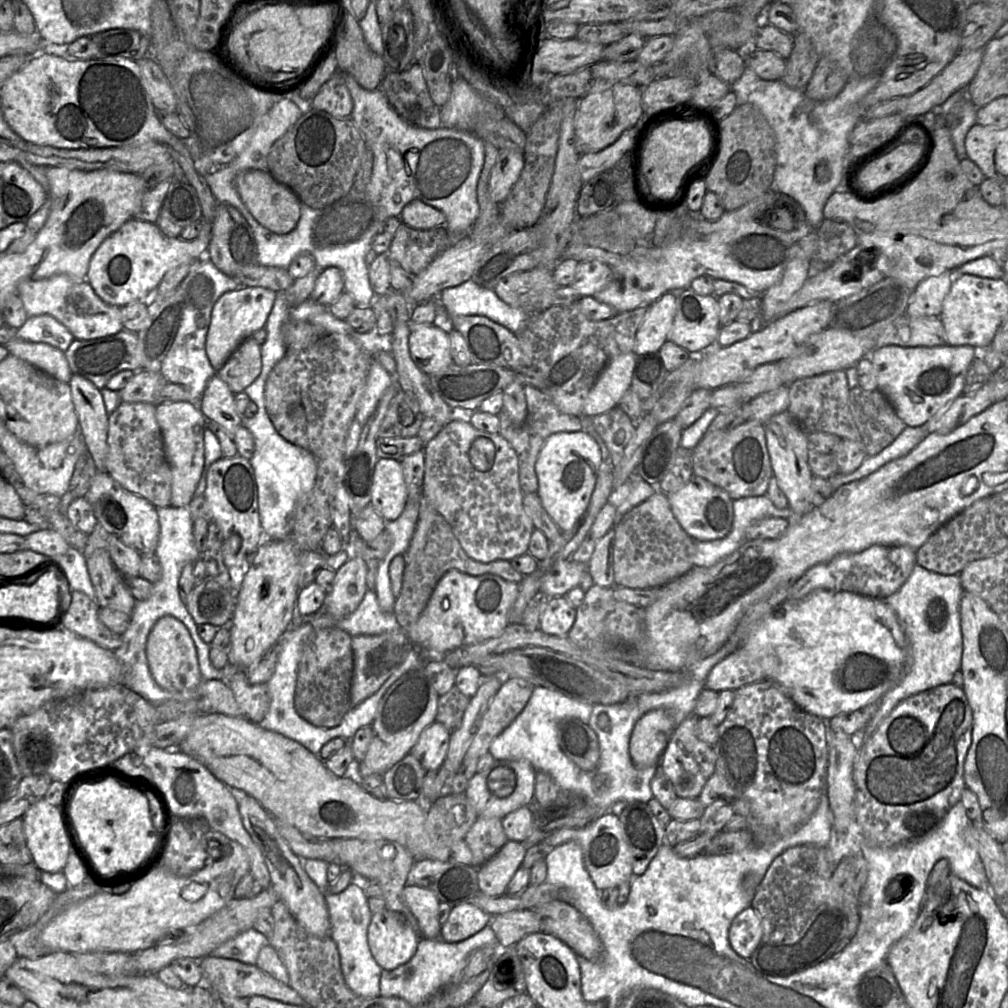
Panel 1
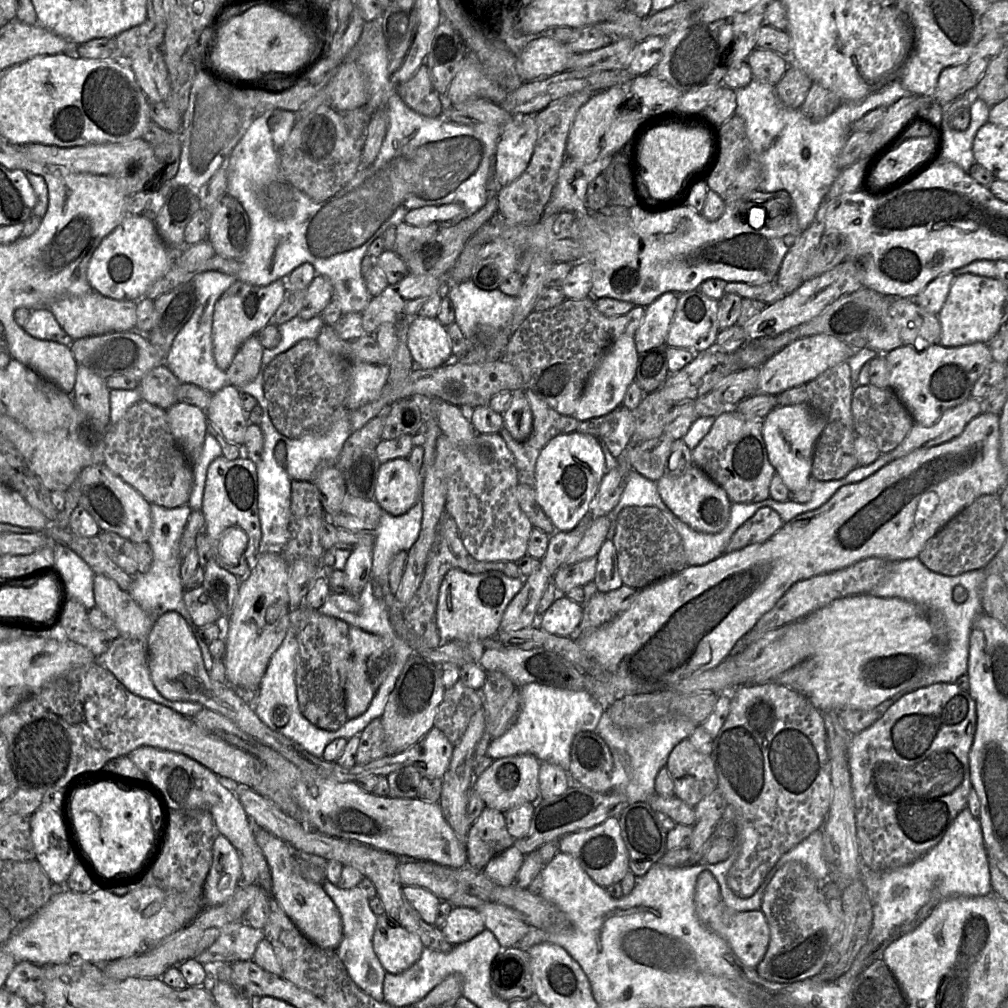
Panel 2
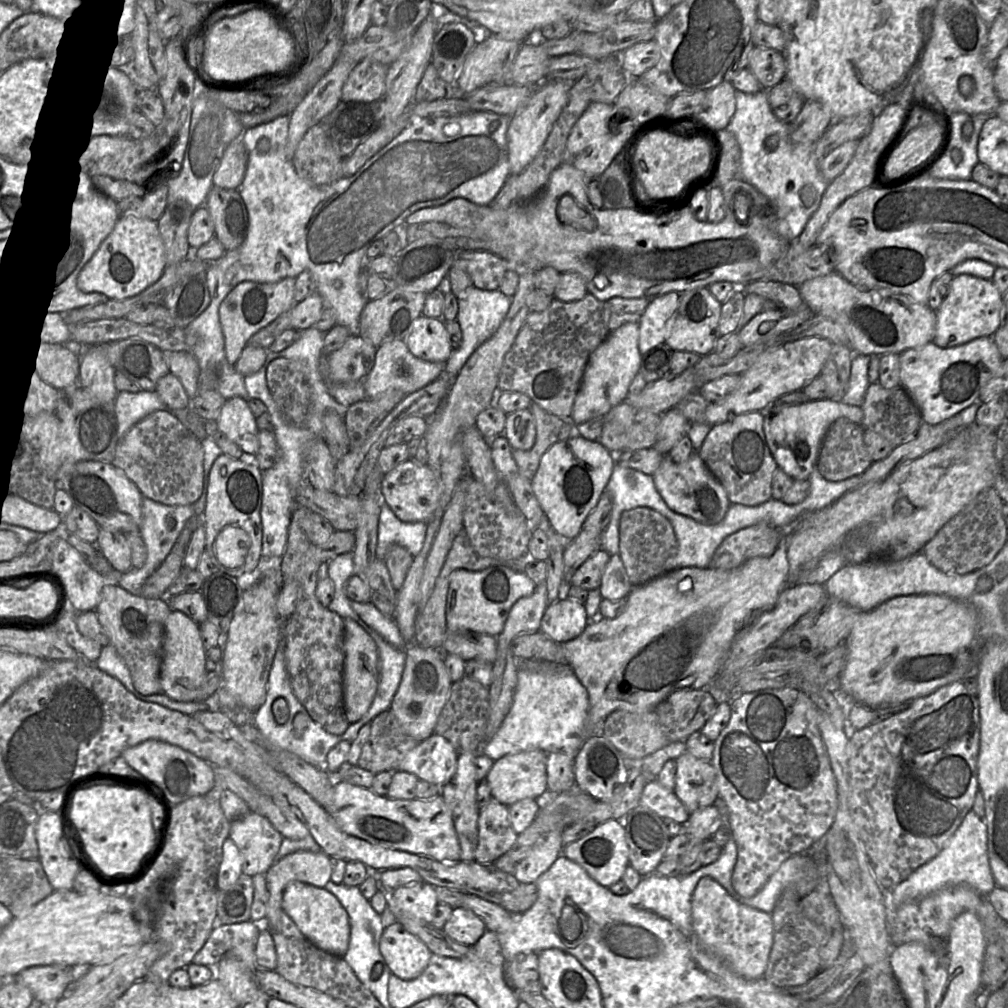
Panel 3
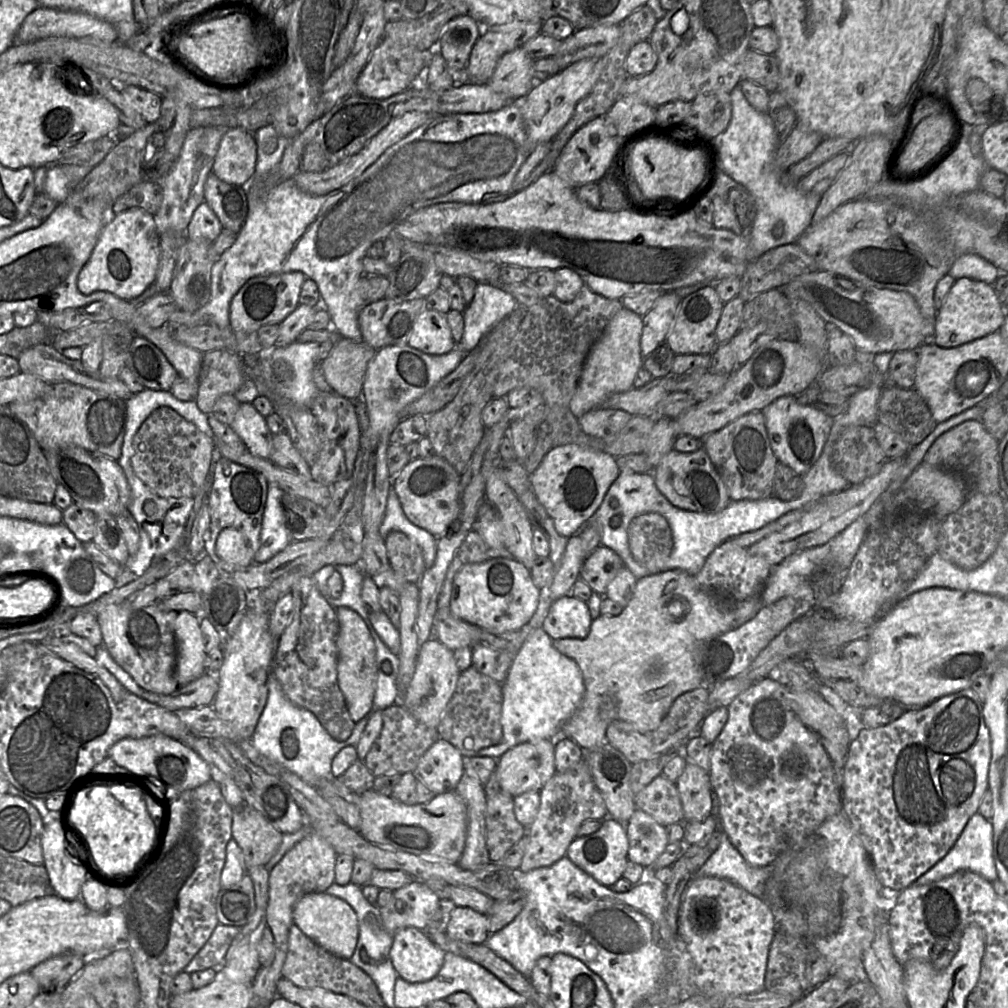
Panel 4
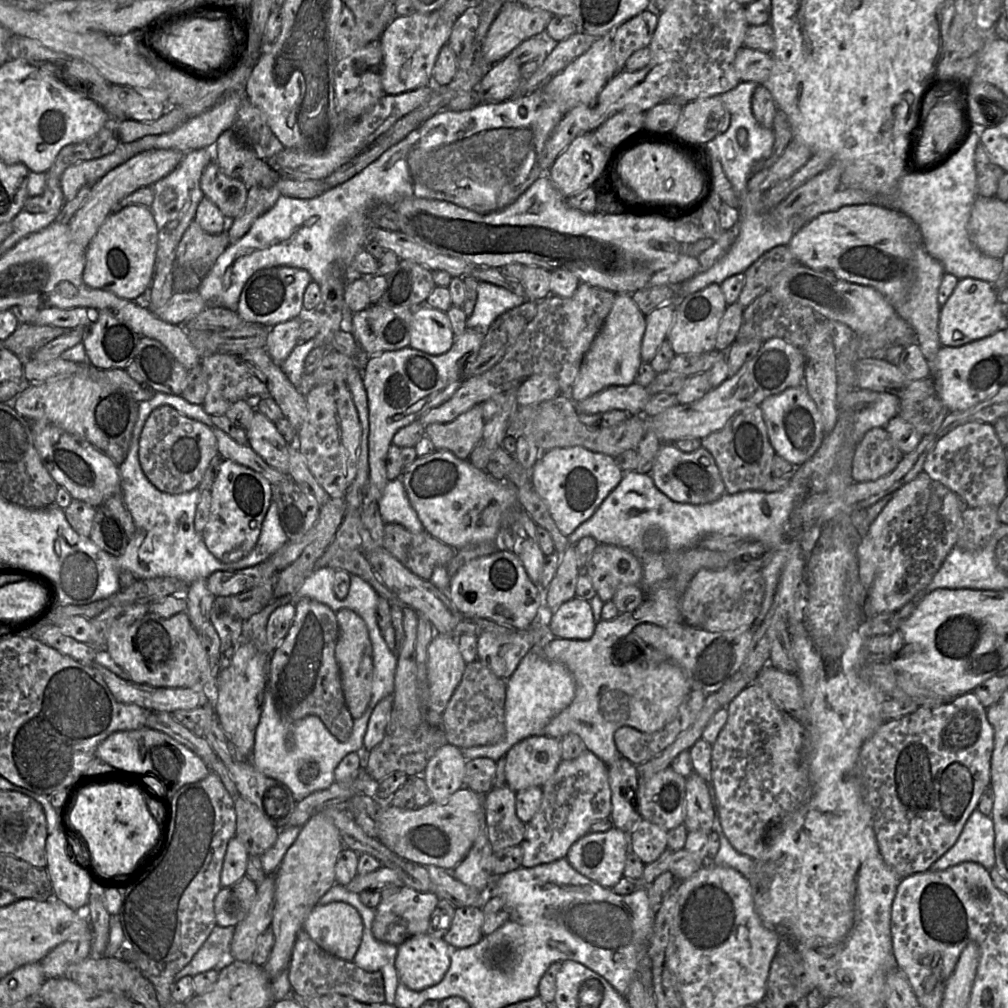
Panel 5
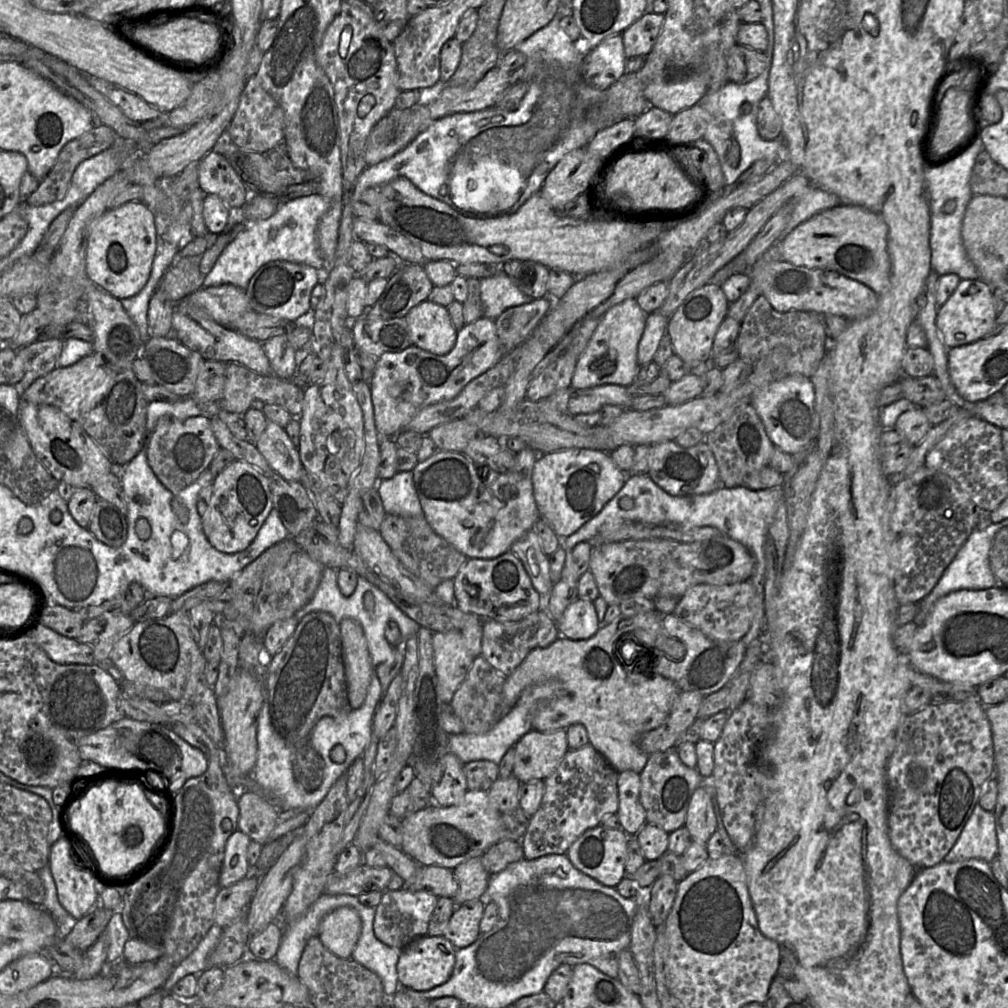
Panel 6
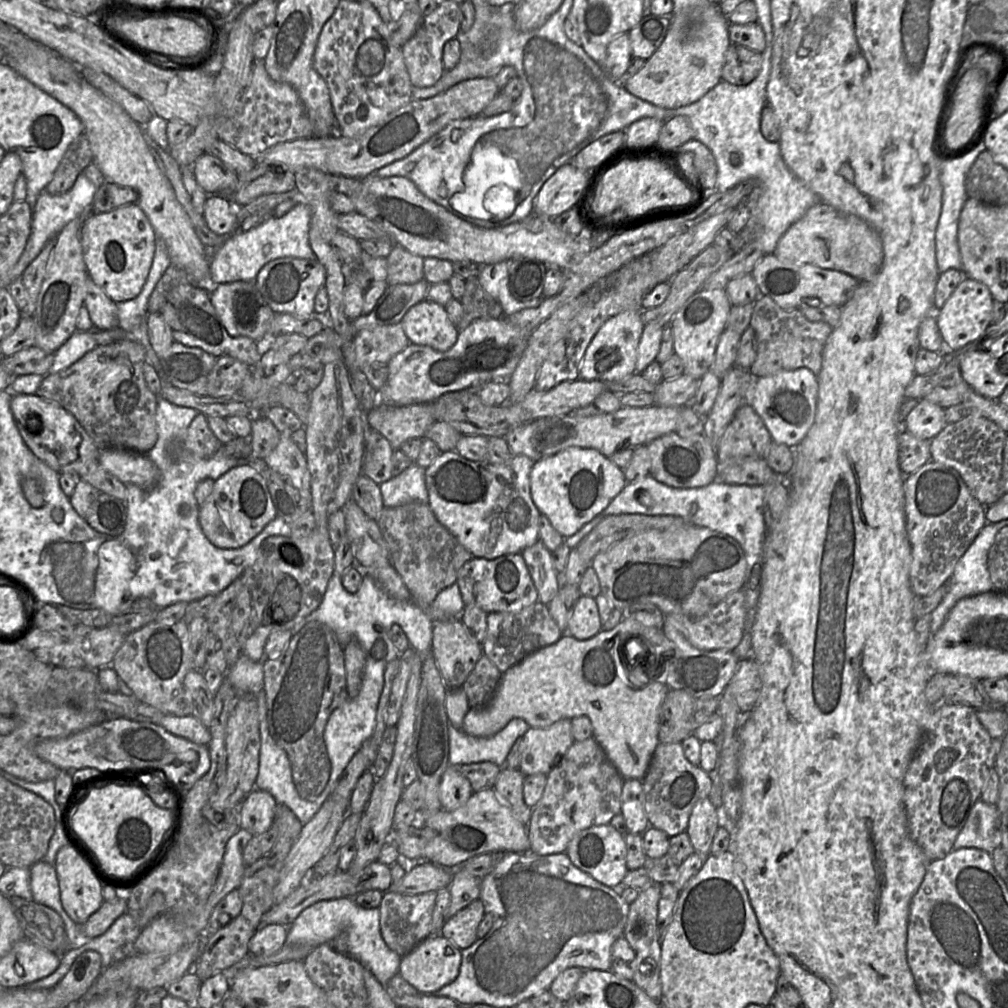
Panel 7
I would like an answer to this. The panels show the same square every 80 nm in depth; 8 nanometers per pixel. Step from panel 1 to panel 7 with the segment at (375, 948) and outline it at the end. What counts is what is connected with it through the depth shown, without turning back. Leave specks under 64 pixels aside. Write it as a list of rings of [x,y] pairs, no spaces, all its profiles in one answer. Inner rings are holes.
[[[430,935],[401,957],[399,974],[421,994],[433,994],[459,974],[461,950],[440,935]]]

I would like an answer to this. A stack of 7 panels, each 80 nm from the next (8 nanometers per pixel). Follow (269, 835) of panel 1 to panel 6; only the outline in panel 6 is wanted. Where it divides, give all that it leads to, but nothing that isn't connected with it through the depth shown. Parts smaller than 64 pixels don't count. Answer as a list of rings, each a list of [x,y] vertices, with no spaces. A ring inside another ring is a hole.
[[[340,907],[325,915],[317,937],[326,949],[339,958],[350,959],[361,934],[359,914],[350,907]]]

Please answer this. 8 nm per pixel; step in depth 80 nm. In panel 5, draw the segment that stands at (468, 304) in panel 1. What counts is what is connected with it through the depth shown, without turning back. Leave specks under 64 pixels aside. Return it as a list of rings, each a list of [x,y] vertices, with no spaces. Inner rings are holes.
[[[480,281],[474,310],[466,319],[466,328],[478,329],[484,334],[490,325],[506,311],[520,306],[526,300],[505,288]]]

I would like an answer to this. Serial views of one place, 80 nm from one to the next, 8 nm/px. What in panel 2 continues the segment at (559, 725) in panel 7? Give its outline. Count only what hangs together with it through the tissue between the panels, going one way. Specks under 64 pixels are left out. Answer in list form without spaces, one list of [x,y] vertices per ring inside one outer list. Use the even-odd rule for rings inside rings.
[[[515,755],[494,760],[481,775],[474,779],[472,788],[486,807],[508,812],[522,804],[536,803],[540,799],[539,770],[541,761],[534,755]]]

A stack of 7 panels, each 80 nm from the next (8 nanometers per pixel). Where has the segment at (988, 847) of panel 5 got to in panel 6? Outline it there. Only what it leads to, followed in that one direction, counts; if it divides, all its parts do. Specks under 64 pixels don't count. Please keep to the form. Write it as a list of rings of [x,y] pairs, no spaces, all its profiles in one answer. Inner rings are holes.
[[[978,804],[964,825],[954,846],[943,861],[956,862],[980,859],[991,863],[997,857],[998,841],[993,811],[986,811]]]

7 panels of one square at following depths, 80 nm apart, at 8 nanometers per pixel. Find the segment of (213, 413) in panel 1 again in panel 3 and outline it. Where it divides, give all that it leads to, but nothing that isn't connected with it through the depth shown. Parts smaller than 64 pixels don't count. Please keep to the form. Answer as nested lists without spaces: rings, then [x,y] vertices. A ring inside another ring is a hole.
[[[233,397],[226,399],[216,420],[219,429],[238,444],[249,457],[255,457],[259,450],[256,416],[246,399]]]

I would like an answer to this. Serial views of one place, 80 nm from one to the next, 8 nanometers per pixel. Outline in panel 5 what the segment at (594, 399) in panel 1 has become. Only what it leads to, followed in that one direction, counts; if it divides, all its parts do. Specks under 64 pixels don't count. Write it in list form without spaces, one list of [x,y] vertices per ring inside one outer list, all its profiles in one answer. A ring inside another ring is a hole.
[[[616,294],[610,313],[582,361],[569,393],[570,399],[576,403],[606,387],[633,384],[638,369],[643,363],[641,343],[645,328],[645,315],[639,310],[631,294]]]

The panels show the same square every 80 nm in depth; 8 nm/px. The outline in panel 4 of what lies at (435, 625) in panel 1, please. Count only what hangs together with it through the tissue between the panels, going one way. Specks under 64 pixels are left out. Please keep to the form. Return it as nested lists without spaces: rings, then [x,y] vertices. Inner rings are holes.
[[[497,557],[486,560],[482,563],[466,564],[457,572],[457,574],[454,577],[452,592],[450,596],[450,612],[457,618],[464,620],[469,624],[475,625],[484,631],[493,634],[501,634],[508,631],[517,631],[521,627],[526,625],[532,618],[535,610],[537,609],[539,597],[540,590],[533,583],[530,571],[525,565],[523,565],[521,562],[514,558]],[[348,607],[336,609],[339,621],[337,637],[338,685],[352,720],[359,722],[372,708],[377,681],[376,647],[364,619]]]

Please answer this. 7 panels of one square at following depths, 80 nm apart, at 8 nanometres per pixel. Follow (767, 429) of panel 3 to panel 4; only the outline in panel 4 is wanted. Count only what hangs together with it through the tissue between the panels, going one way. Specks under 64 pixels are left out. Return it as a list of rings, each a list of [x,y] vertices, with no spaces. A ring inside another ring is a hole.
[[[785,395],[766,406],[762,413],[771,449],[777,460],[802,476],[819,458],[834,418],[811,405],[799,404],[793,395]]]

